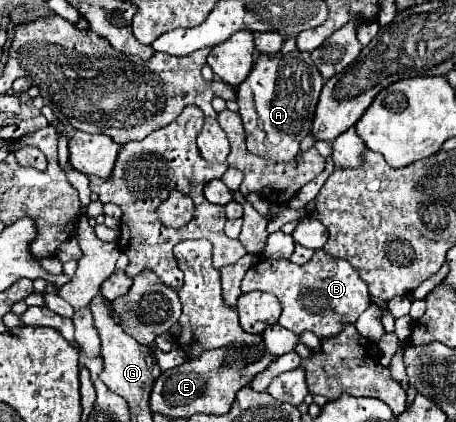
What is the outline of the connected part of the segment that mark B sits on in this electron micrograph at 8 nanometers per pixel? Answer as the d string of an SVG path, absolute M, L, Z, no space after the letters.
M316 251L306 265L296 265L288 259L262 259L242 279L242 293L266 291L278 297L282 305L280 325L300 335L310 329L318 337L336 335L344 323L354 323L360 313L370 305L370 293L366 283L362 283L358 271L348 261L334 259L324 251Z

